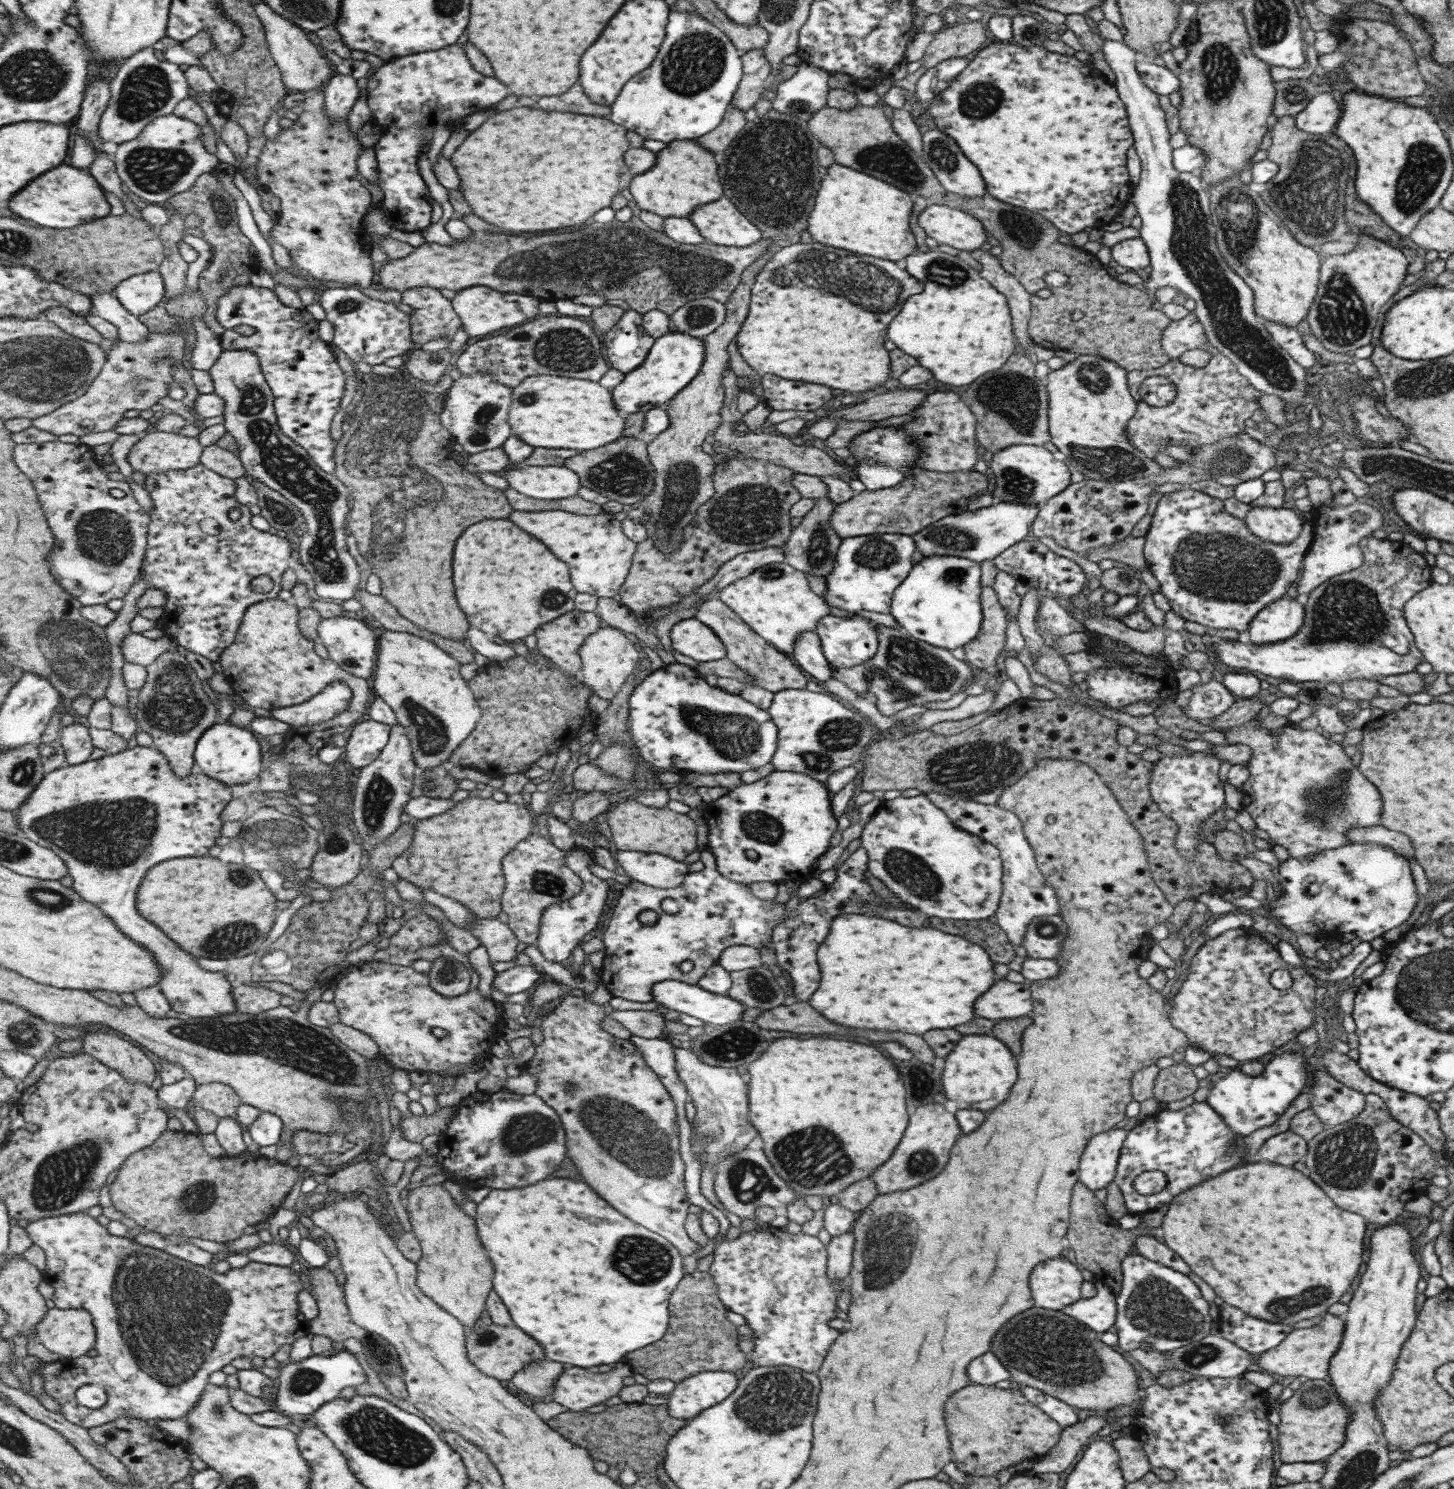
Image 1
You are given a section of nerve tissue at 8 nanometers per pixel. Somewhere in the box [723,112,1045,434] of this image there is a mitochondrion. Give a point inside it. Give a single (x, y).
(851, 276)

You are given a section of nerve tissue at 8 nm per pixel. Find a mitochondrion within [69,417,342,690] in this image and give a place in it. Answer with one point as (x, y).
(103, 536)

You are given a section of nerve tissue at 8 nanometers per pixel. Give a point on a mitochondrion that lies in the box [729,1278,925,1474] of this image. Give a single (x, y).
(775, 1403)

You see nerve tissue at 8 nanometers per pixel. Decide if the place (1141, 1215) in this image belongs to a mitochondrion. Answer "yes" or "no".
no

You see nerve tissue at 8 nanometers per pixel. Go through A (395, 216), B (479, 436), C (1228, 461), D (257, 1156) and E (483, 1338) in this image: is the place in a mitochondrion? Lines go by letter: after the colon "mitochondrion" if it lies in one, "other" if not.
A: other
B: mitochondrion
C: mitochondrion
D: other
E: mitochondrion

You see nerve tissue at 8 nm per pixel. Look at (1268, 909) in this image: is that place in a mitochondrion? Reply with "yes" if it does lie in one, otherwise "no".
no

